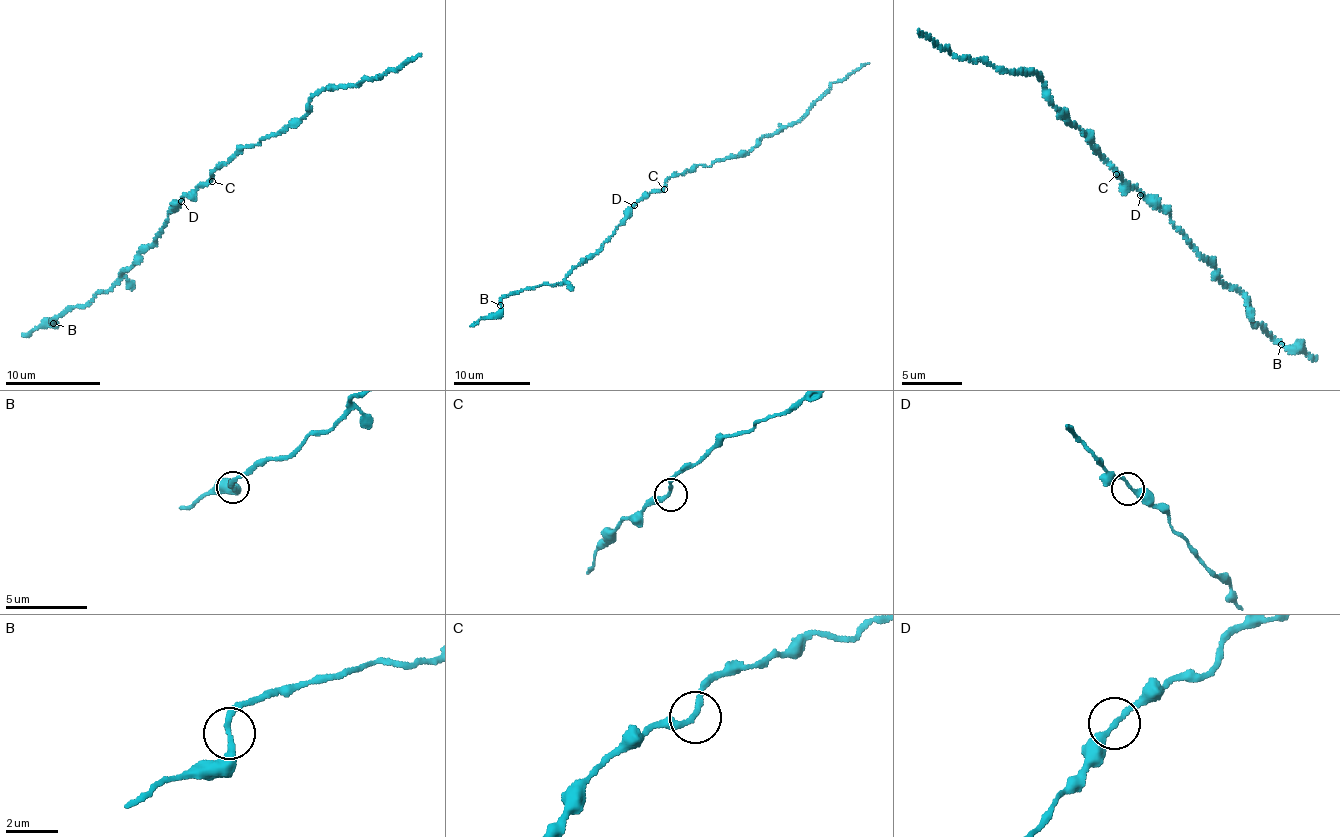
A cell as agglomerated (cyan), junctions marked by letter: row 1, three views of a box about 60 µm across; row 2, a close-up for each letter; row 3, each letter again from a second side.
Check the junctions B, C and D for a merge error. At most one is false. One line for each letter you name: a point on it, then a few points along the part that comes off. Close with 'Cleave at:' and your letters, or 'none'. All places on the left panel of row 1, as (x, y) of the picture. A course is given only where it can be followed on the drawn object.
Cleave at: none

